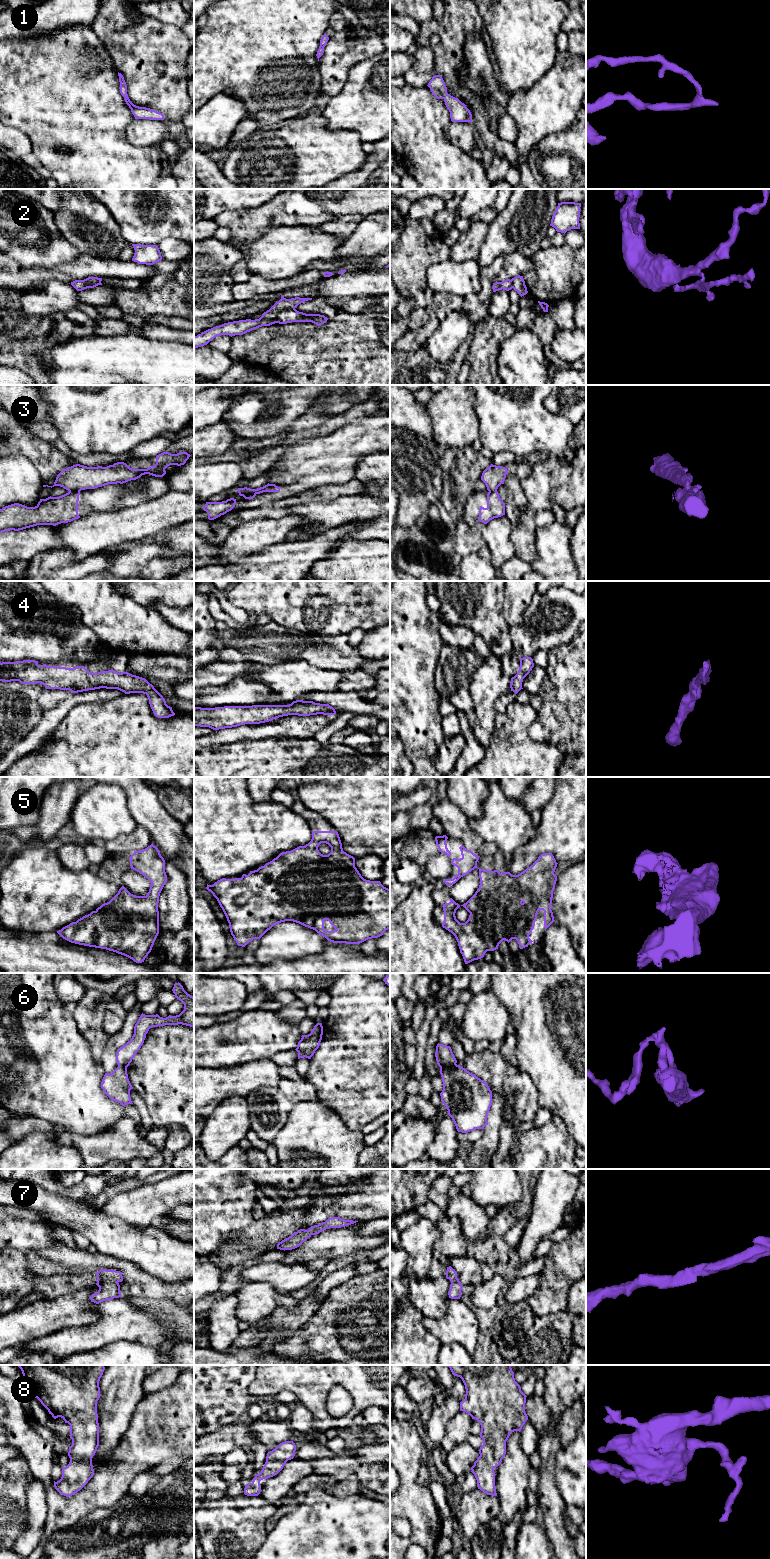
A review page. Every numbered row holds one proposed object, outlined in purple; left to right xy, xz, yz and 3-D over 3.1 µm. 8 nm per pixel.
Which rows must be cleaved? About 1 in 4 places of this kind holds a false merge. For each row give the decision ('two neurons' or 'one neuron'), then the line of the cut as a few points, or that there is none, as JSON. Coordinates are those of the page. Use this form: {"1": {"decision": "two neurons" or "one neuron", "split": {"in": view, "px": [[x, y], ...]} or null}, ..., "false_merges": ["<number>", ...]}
{"1": {"decision": "one neuron", "split": null}, "2": {"decision": "two neurons", "split": {"in": "xz", "px": [[294, 308], [282, 309], [275, 321]]}}, "3": {"decision": "two neurons", "split": {"in": "xy", "px": [[79, 490], [69, 492]]}}, "4": {"decision": "one neuron", "split": null}, "5": {"decision": "one neuron", "split": null}, "6": {"decision": "two neurons", "split": {"in": "yz", "px": [[455, 1063], [440, 1068]]}}, "7": {"decision": "one neuron", "split": null}, "8": {"decision": "one neuron", "split": null}, "false_merges": ["2", "3", "6"]}

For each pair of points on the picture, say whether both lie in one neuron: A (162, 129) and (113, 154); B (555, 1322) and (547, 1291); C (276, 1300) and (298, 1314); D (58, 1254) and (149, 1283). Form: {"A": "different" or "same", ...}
{"A": "different", "B": "different", "C": "different", "D": "same"}

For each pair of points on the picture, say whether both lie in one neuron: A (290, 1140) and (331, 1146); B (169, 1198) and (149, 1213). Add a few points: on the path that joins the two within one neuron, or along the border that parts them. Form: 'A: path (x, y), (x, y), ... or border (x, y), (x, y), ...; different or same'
A: path (300, 1143), (321, 1146); same
B: path (164, 1198), (154, 1208); same

